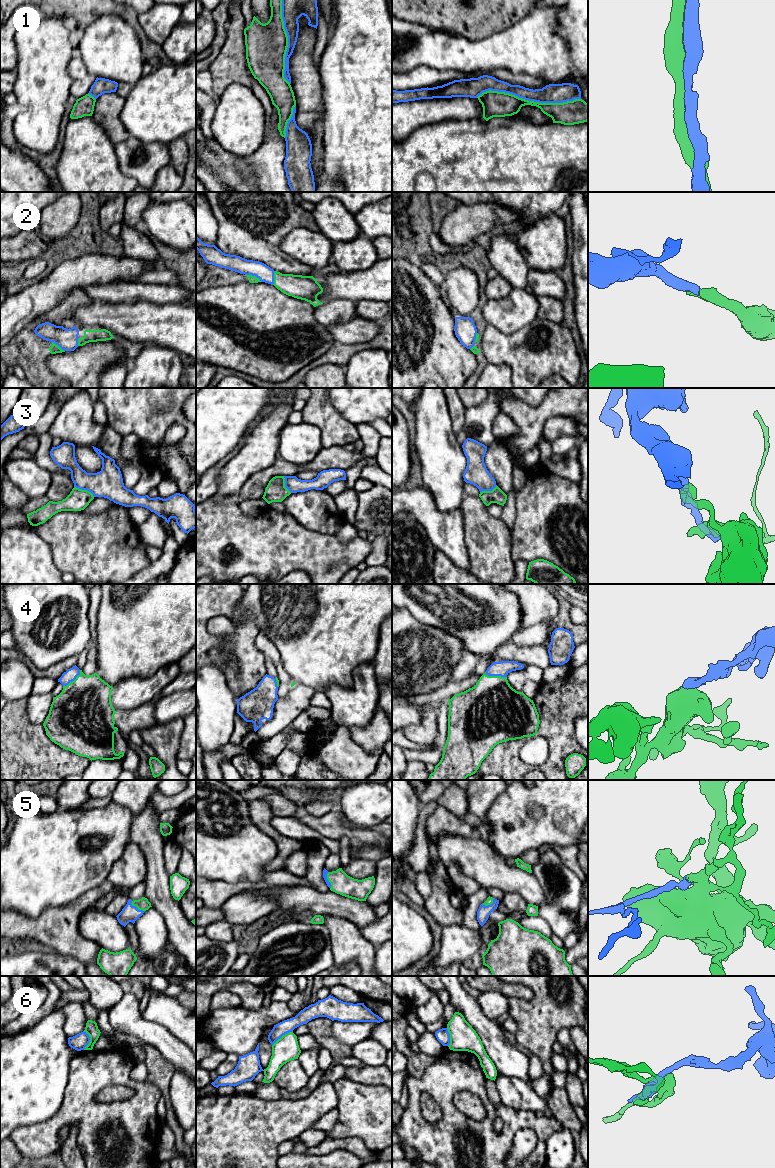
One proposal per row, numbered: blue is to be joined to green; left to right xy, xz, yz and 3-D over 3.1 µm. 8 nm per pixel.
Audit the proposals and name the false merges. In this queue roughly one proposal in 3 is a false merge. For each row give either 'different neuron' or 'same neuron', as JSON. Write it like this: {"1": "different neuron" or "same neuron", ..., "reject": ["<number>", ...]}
{"1": "same neuron", "2": "same neuron", "3": "different neuron", "4": "same neuron", "5": "same neuron", "6": "different neuron", "reject": ["3", "6"]}

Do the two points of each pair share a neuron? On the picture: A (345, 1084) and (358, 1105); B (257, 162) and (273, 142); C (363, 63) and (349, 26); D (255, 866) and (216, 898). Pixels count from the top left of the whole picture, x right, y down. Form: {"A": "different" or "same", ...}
{"A": "same", "B": "same", "C": "same", "D": "different"}

